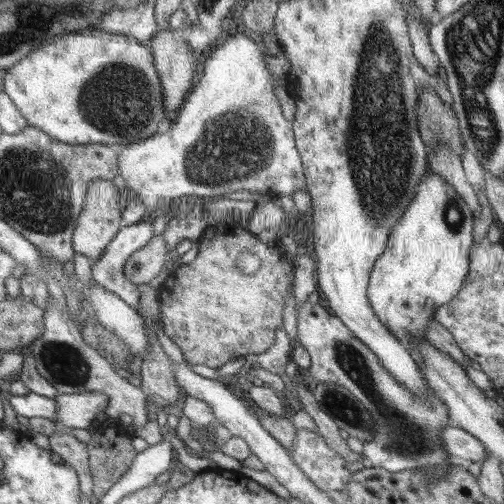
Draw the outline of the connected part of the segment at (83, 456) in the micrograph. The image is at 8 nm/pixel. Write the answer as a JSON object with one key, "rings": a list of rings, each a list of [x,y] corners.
{"rings":[[[51,434],[49,436],[49,452],[61,456],[63,462],[67,462],[69,466],[73,466],[77,470],[77,474],[81,474],[81,494],[87,496],[89,500],[93,498],[93,476],[89,470],[89,458],[87,458],[87,450],[85,444],[81,444],[79,440],[75,440],[69,434]]]}

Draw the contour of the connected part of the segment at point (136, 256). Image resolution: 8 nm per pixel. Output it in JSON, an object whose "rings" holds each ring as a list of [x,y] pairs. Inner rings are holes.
{"rings":[[[163,234],[153,236],[143,248],[133,252],[129,260],[123,266],[123,274],[127,280],[131,280],[135,286],[147,284],[151,278],[159,274],[159,270],[167,264],[167,244],[163,240]]]}

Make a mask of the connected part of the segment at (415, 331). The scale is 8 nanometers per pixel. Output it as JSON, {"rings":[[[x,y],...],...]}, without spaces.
{"rings":[[[427,174],[413,202],[391,228],[383,254],[369,272],[367,300],[373,314],[389,328],[389,332],[411,350],[413,336],[427,340],[425,328],[435,320],[437,308],[457,298],[467,272],[467,256],[471,254],[471,208],[441,176]]]}

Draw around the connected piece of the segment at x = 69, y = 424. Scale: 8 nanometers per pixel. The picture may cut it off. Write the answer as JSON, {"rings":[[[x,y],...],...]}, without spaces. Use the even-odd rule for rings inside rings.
{"rings":[[[99,392],[87,394],[57,394],[53,402],[59,408],[57,414],[57,428],[71,428],[71,430],[87,430],[93,420],[97,420],[99,412],[105,412],[109,400]]]}

